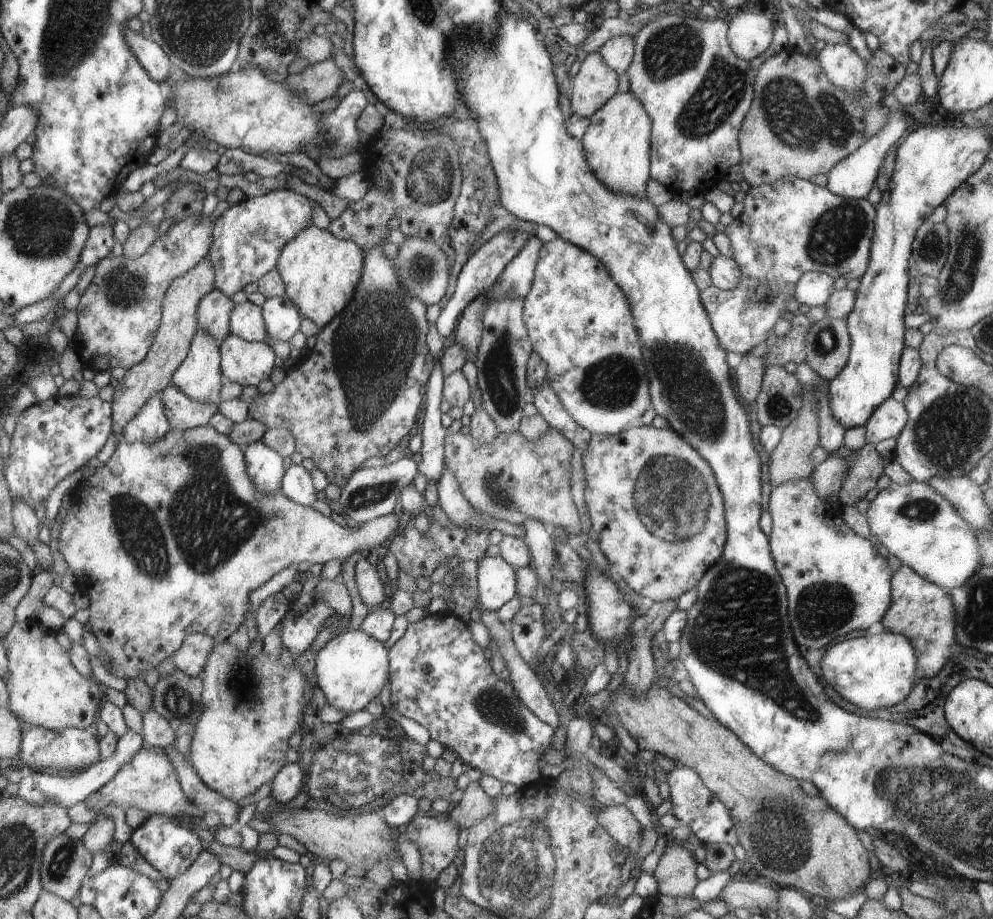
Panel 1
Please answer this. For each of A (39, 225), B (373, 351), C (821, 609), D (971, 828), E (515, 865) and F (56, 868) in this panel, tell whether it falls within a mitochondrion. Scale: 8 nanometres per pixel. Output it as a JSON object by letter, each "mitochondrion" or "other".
{"A":"mitochondrion","B":"mitochondrion","C":"mitochondrion","D":"mitochondrion","E":"mitochondrion","F":"mitochondrion"}

